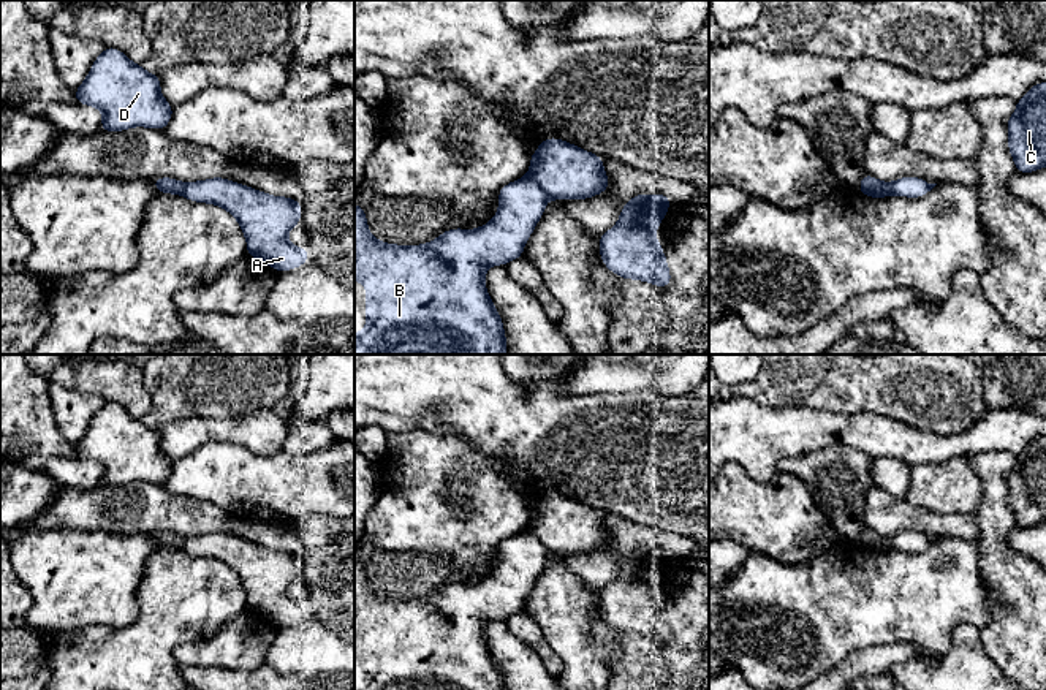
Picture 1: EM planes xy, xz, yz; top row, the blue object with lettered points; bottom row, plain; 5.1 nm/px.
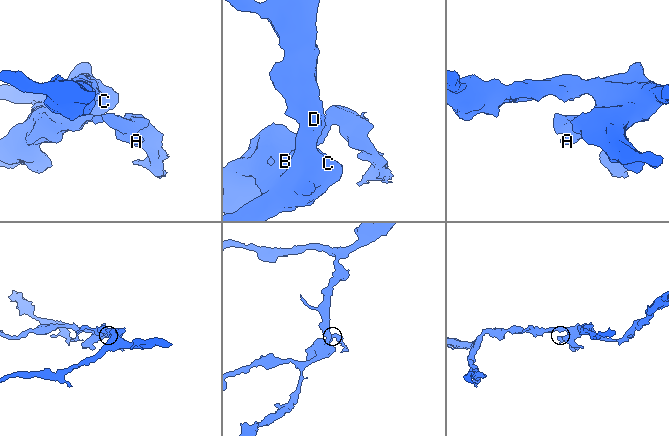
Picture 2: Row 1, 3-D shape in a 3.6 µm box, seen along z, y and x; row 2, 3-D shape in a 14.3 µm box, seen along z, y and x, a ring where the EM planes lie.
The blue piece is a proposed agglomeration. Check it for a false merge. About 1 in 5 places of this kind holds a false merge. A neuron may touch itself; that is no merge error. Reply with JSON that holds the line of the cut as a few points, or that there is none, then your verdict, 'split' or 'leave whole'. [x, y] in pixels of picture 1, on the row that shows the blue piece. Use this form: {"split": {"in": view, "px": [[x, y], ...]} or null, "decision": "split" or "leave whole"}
{"split": {"in": "xz", "px": [[529, 174], [549, 197]]}, "decision": "split"}

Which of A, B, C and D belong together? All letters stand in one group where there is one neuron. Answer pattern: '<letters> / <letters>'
A / B C D

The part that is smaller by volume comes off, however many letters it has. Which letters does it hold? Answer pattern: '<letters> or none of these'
A

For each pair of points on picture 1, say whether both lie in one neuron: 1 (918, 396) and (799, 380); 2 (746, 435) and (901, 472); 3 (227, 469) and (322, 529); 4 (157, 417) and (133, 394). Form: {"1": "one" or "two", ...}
{"1": "one", "2": "two", "3": "two", "4": "two"}

